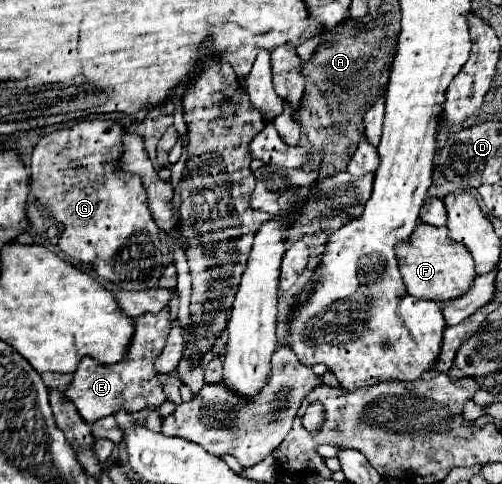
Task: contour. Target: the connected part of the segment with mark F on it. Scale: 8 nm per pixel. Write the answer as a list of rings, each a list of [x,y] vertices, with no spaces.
[[[418,222],[408,242],[396,244],[394,250],[398,256],[398,264],[400,264],[400,272],[406,288],[412,296],[418,296],[418,298],[430,298],[438,302],[458,298],[458,294],[464,294],[470,288],[470,282],[476,276],[474,260],[470,252],[460,242],[450,240],[446,228],[436,228],[436,226]]]

